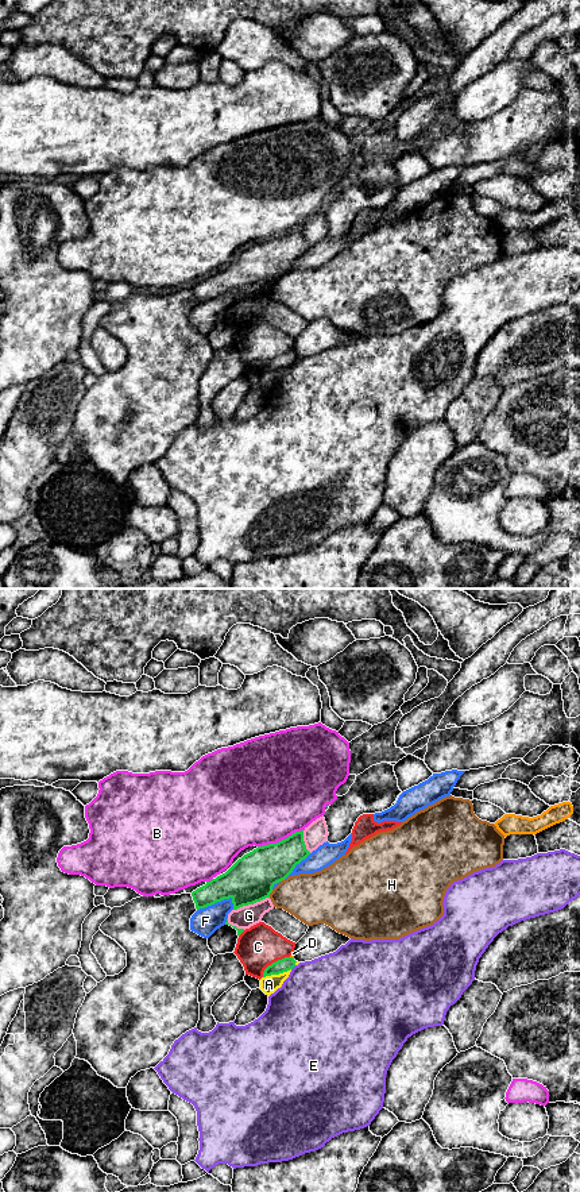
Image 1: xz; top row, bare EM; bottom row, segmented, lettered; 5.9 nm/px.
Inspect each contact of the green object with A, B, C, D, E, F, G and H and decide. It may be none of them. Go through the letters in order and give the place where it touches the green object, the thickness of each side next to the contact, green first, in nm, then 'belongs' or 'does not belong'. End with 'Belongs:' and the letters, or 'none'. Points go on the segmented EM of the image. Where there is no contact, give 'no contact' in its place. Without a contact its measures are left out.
A: xz (277, 973) | 80/110 nm | does not belong
B: xz (279, 841) | 260/500 nm | does not belong
C: xz (273, 963) | 80/260 nm | does not belong
D: xz (292, 957) | 80/20 nm | does not belong
E: xz (293, 967) | 80/480 nm | does not belong
F: xz (215, 902) | 280/160 nm | does not belong
G: xz (251, 903) | 280/130 nm | does not belong
H: xz (270, 892) | 280/300 nm | does not belong
Belongs: none

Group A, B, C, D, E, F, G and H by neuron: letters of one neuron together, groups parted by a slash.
A / B / C / D / E / F / G / H

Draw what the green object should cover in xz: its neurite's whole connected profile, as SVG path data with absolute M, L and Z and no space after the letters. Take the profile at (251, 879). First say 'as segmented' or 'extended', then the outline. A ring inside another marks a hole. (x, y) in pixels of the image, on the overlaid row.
as segmented; M303 830L277 844L258 846L239 859L225 873L193 891L196 909L205 909L231 898L233 910L237 910L270 898L272 887L285 880L309 855Z

